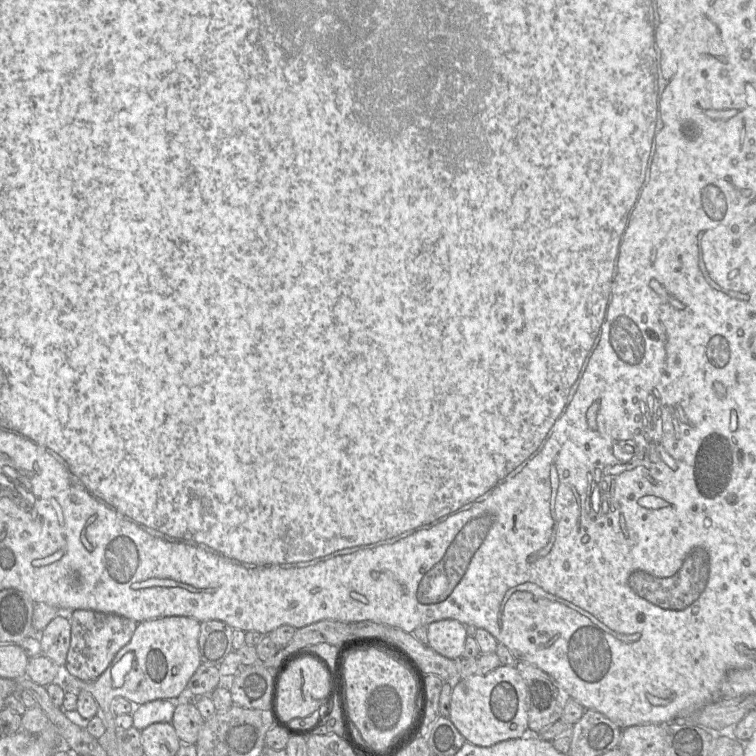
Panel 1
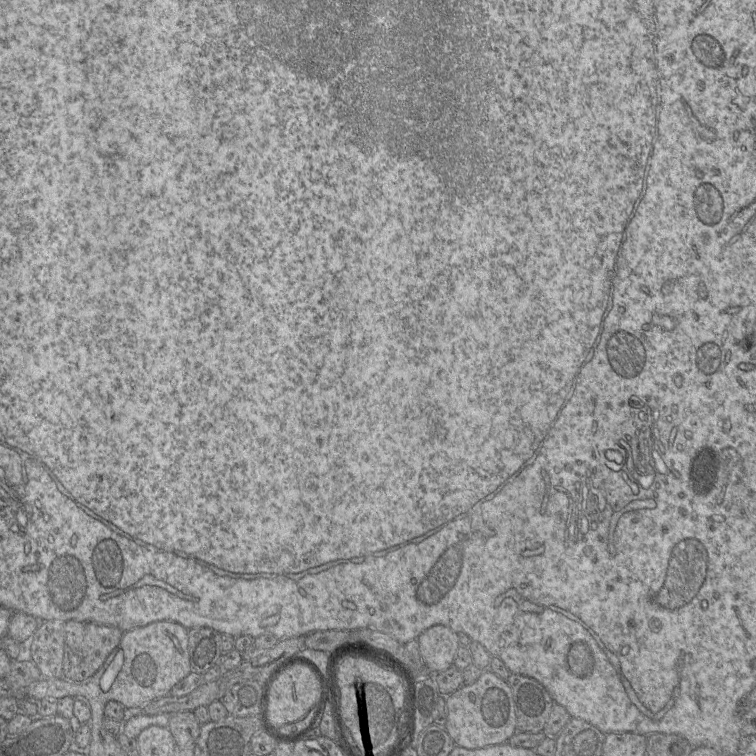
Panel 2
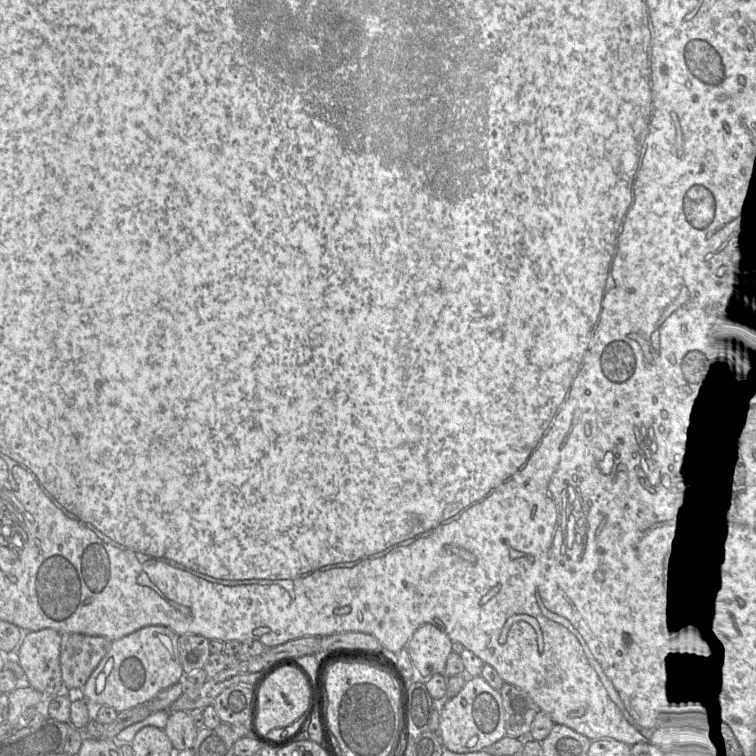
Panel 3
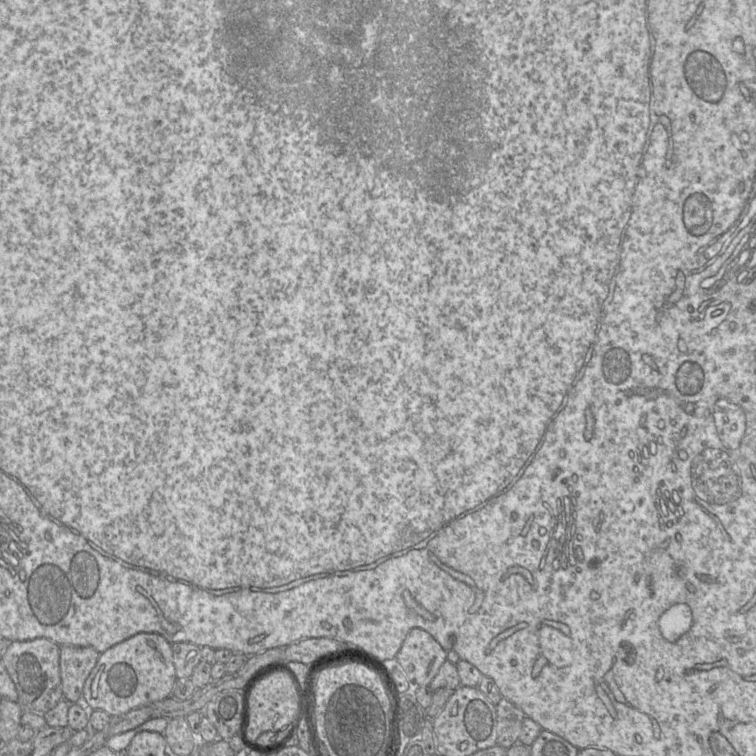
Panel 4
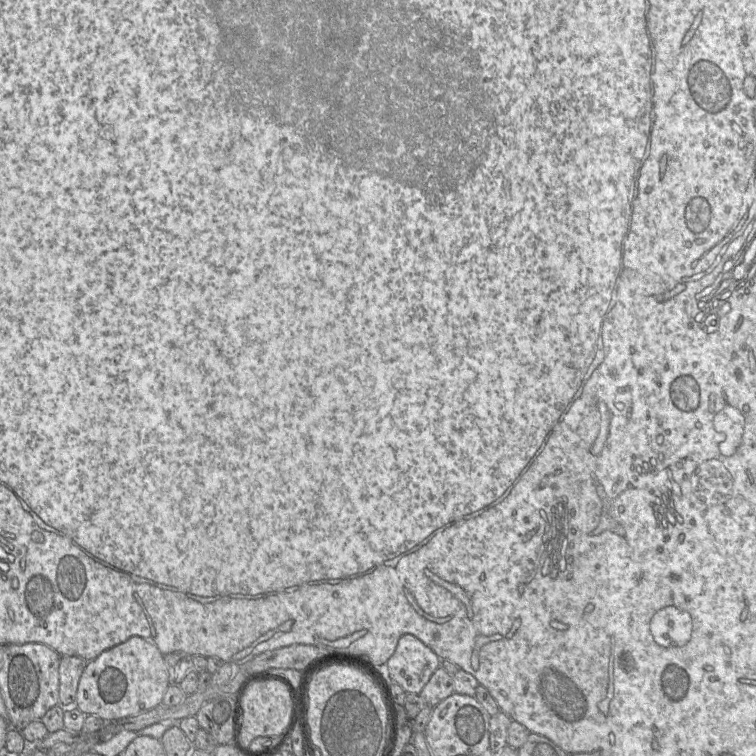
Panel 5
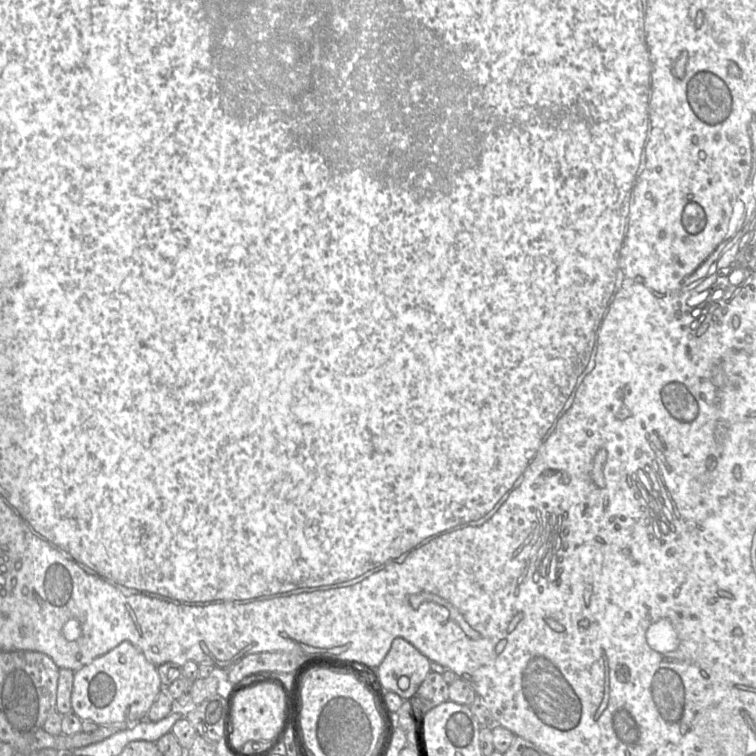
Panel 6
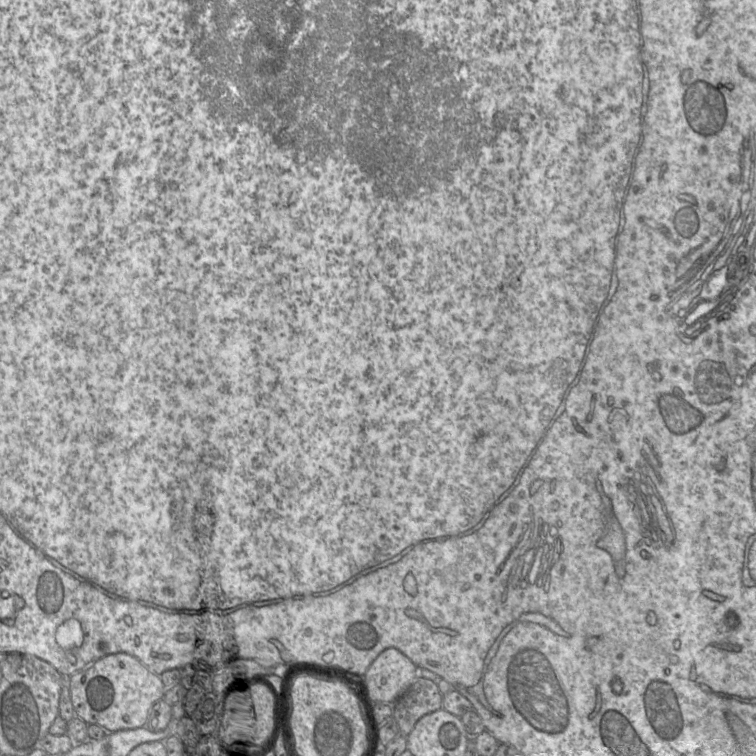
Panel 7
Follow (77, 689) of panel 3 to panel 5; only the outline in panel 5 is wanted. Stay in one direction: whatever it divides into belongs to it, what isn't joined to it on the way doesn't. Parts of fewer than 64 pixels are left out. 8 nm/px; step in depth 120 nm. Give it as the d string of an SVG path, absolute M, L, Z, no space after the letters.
M61 656L59 664L59 704L64 709L76 705L79 680L88 662L79 656Z

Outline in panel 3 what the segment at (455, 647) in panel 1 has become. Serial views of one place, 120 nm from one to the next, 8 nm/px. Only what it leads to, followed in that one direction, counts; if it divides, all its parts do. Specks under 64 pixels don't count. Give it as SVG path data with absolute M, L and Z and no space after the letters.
M424 624L413 633L406 648L417 676L427 680L436 674L443 675L447 659L453 652L453 642L439 627Z

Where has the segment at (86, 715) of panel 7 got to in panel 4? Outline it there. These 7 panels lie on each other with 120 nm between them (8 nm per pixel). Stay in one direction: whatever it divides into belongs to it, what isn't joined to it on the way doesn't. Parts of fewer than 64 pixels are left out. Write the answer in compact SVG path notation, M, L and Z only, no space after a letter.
M138 633L100 654L95 667L87 677L83 688L83 699L93 710L103 710L112 716L123 715L133 709L152 706L171 697L177 681L173 662L172 644L157 633Z

